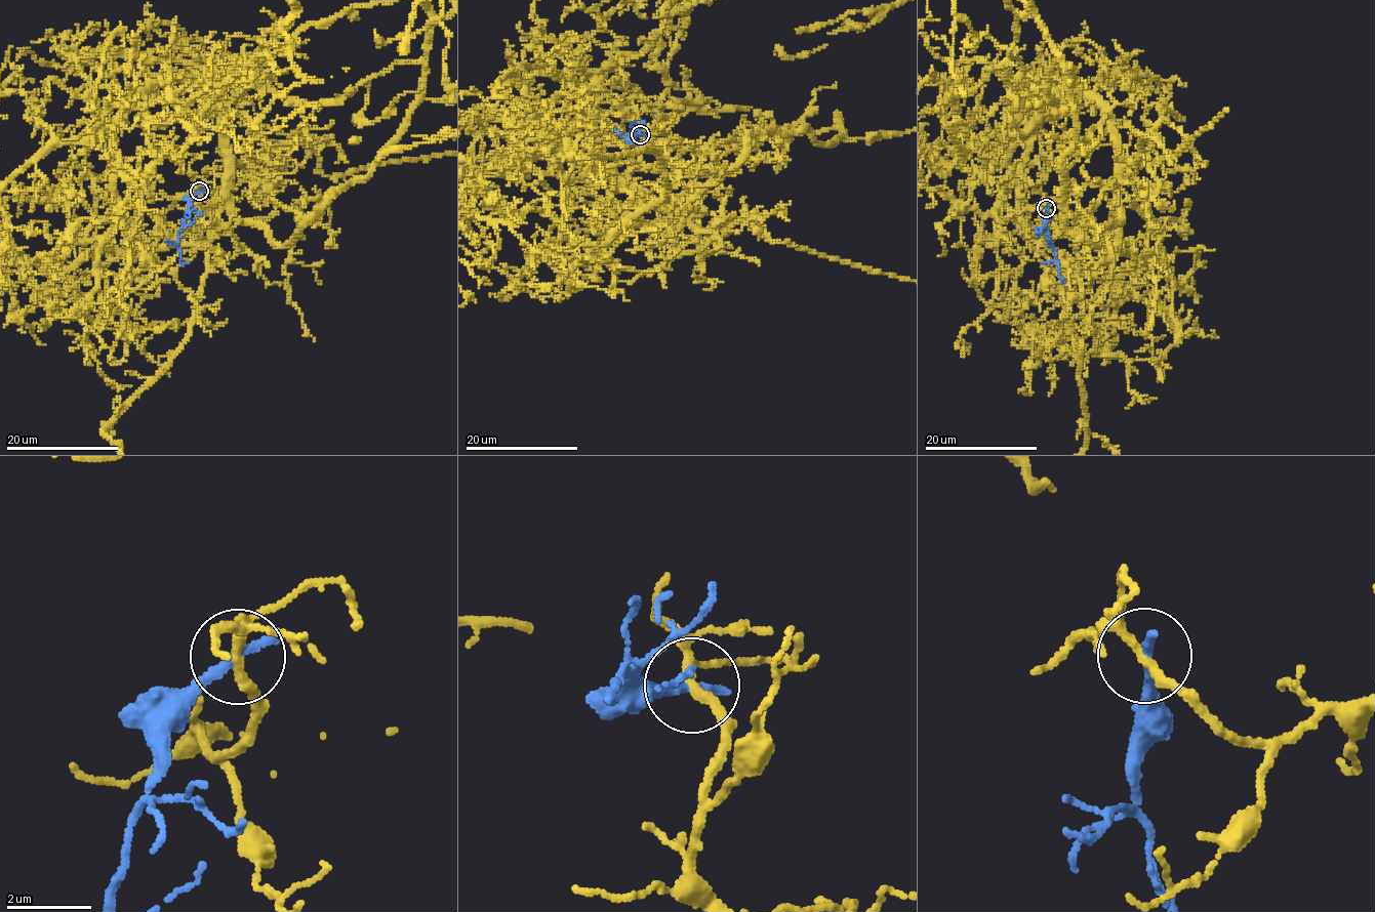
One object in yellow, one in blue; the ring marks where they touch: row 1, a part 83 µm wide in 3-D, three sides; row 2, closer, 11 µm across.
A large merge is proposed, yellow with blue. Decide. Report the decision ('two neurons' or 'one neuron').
two neurons

